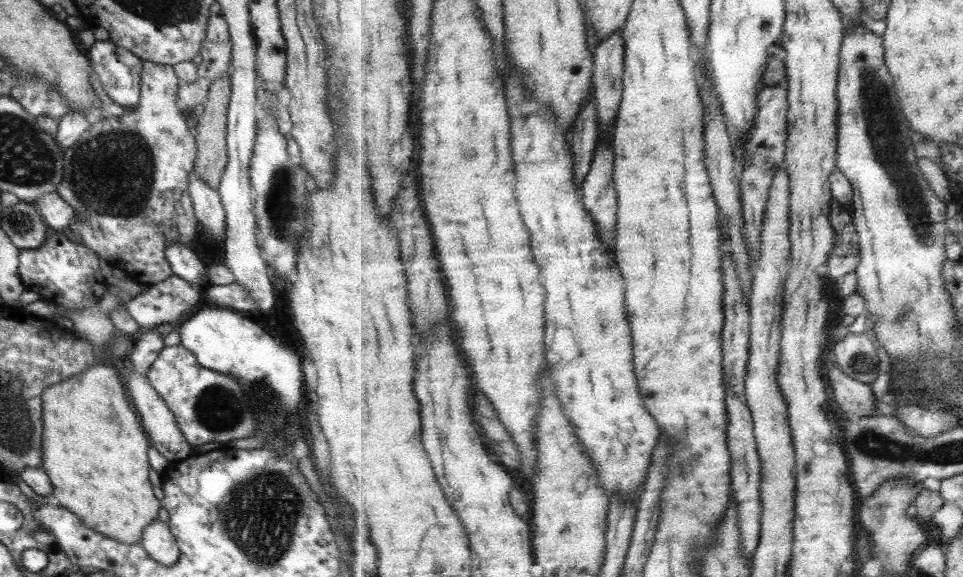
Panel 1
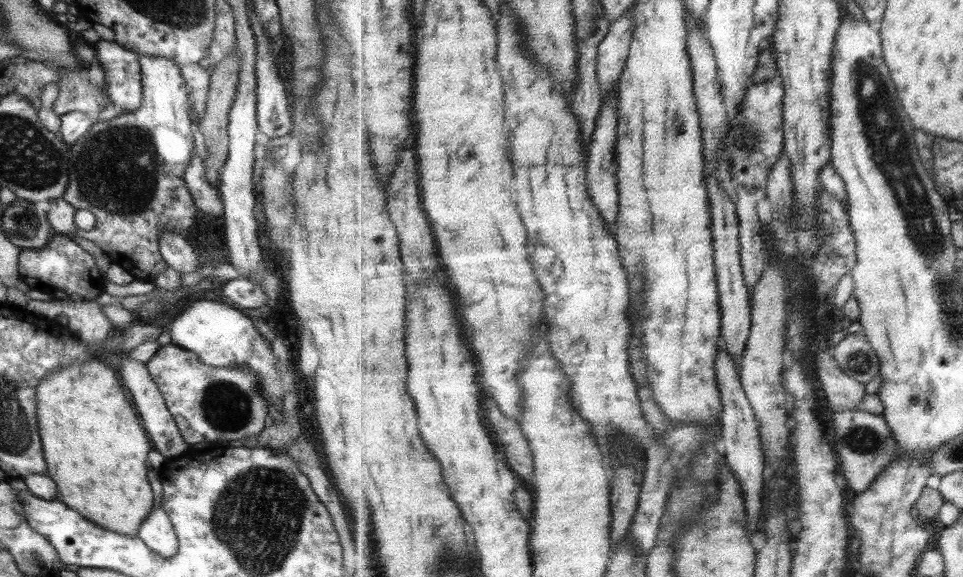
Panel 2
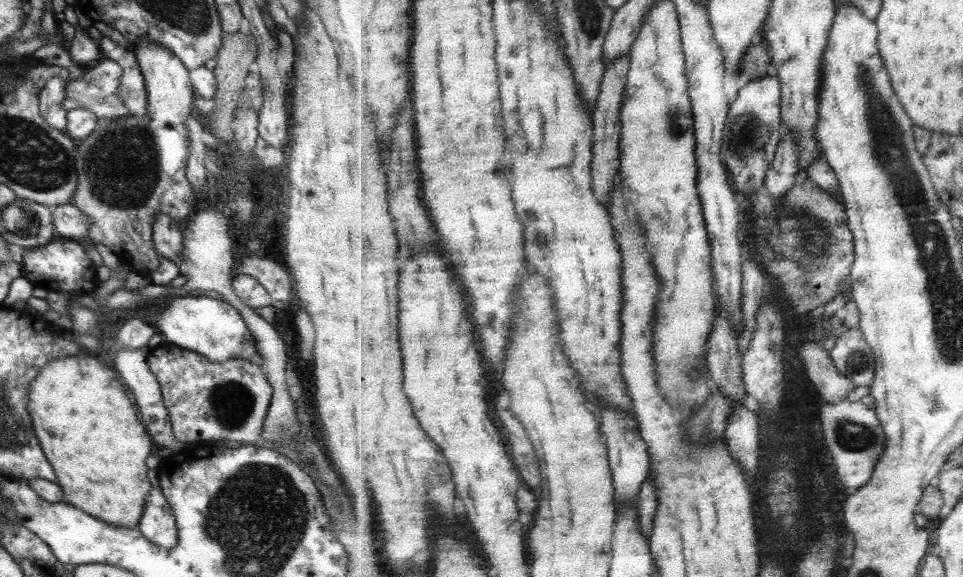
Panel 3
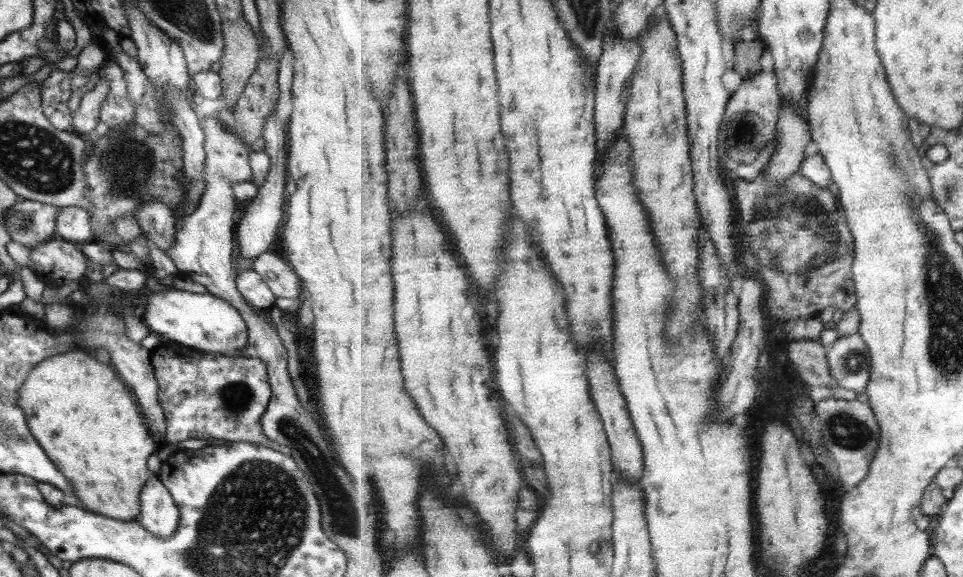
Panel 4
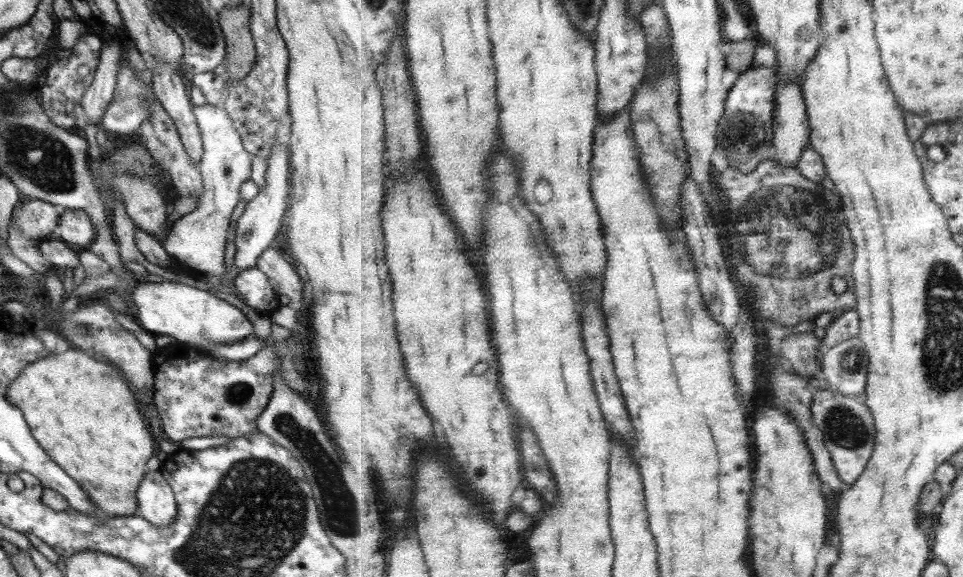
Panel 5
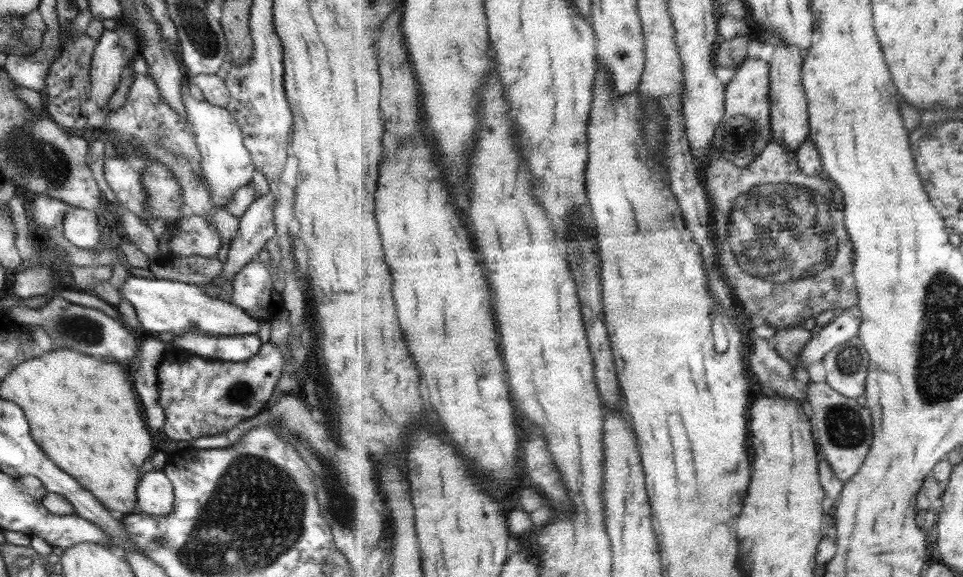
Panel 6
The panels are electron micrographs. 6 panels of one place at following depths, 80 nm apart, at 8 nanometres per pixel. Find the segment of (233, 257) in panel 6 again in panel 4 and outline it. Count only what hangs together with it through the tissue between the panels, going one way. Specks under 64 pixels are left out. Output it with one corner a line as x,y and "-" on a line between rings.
274,110
266,118
260,136
264,140
264,148
261,151
269,157
269,168
262,185
258,187
257,194
245,206
245,213
234,226
234,240
237,241
237,248
239,248
239,256
236,260
239,271
251,269
253,259
266,252
272,243
277,228
279,228
279,222
283,218
283,204
286,204
289,190
286,178
285,132
281,128
281,123

